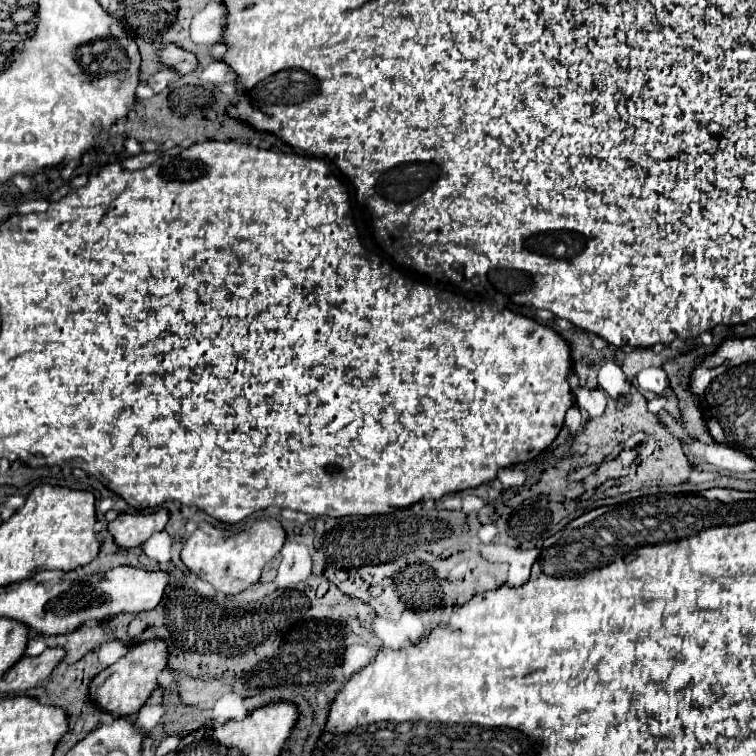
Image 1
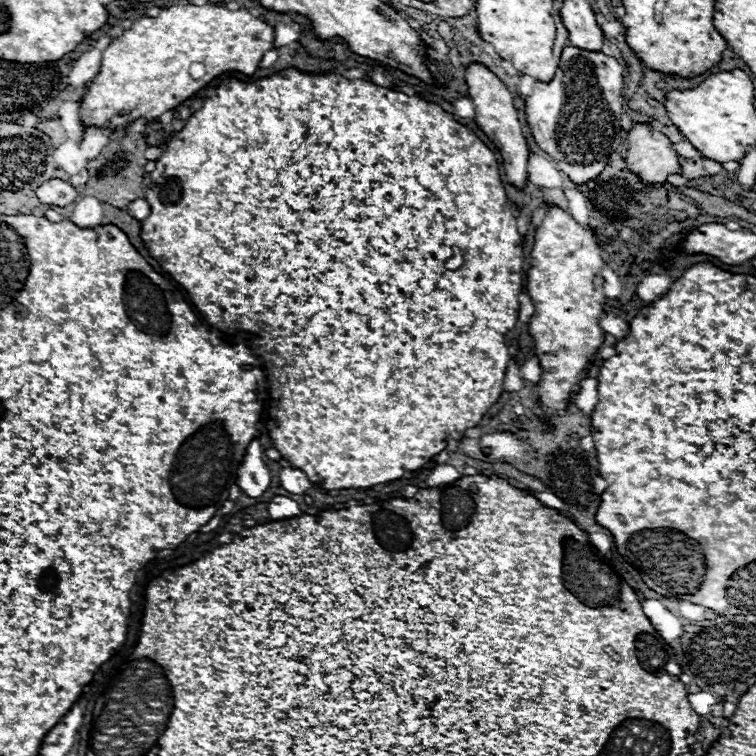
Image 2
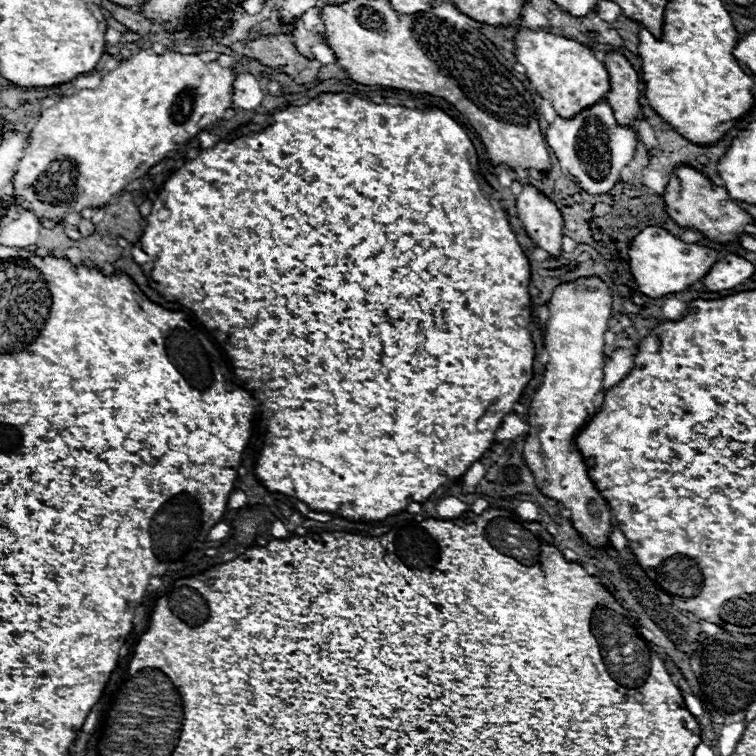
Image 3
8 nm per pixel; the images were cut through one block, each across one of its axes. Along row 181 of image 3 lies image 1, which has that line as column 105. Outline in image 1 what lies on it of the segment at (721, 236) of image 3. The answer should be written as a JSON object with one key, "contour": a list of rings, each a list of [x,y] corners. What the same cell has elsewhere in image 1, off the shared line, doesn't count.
{"contour":[[[148,640],[134,644],[128,648],[124,658],[108,666],[90,682],[90,698],[102,710],[108,710],[114,716],[136,714],[146,704],[150,694],[156,690],[158,674],[166,668],[166,664],[168,664],[168,648],[164,646],[164,640]]]}

